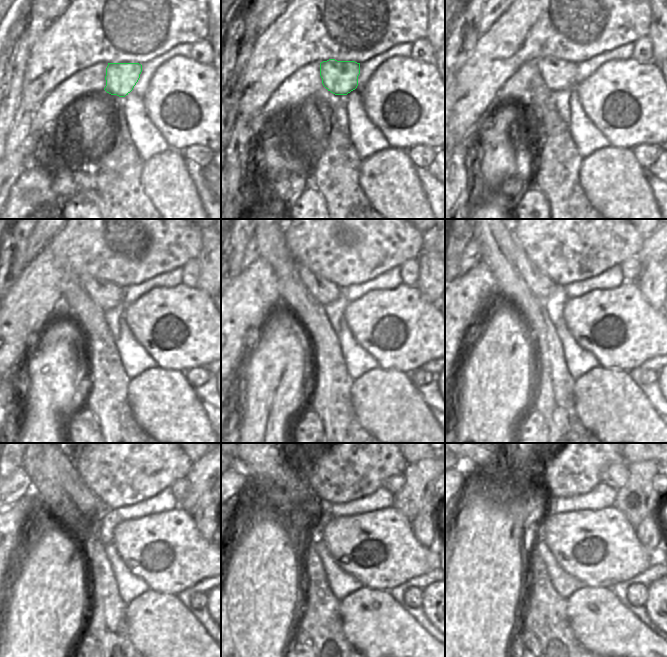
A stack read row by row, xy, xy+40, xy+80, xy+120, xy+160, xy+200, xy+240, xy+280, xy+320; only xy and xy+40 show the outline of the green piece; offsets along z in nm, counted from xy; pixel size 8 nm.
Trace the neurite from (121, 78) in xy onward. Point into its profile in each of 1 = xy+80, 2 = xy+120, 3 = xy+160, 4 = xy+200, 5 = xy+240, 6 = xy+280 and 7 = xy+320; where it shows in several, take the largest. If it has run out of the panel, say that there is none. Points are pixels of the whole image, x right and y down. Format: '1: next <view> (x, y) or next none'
1: next xy+80 (558, 74)
2: next xy+120 (107, 294)
3: next xy+160 (325, 291)
4: next xy+200 (541, 285)
5: next xy+240 (89, 503)
6: next xy+280 (248, 463)
7: next xy+320 (465, 463)

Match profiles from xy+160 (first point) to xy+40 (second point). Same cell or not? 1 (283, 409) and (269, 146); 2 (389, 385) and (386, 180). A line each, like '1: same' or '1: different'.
1: same
2: same

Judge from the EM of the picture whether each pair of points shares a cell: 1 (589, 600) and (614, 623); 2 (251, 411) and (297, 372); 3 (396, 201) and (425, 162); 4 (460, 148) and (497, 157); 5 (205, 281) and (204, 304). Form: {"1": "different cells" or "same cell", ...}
{"1": "same cell", "2": "same cell", "3": "different cells", "4": "different cells", "5": "different cells"}

